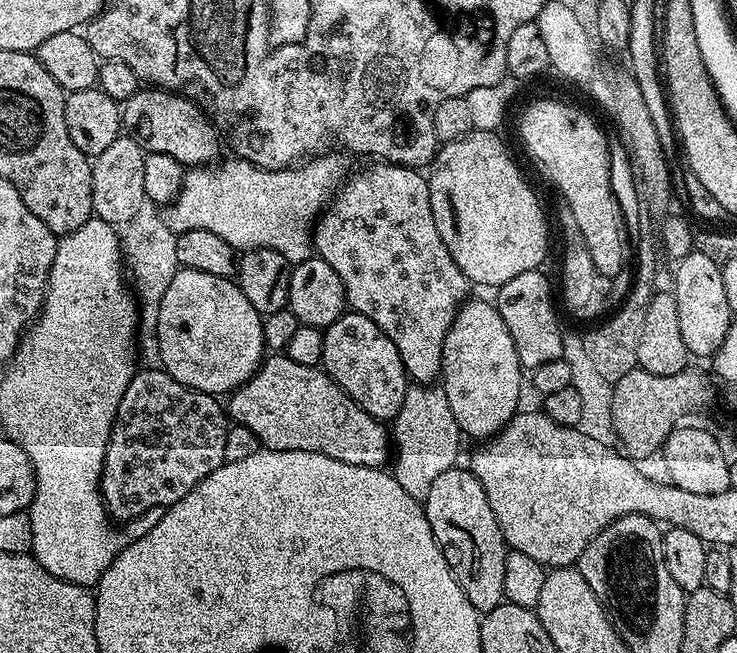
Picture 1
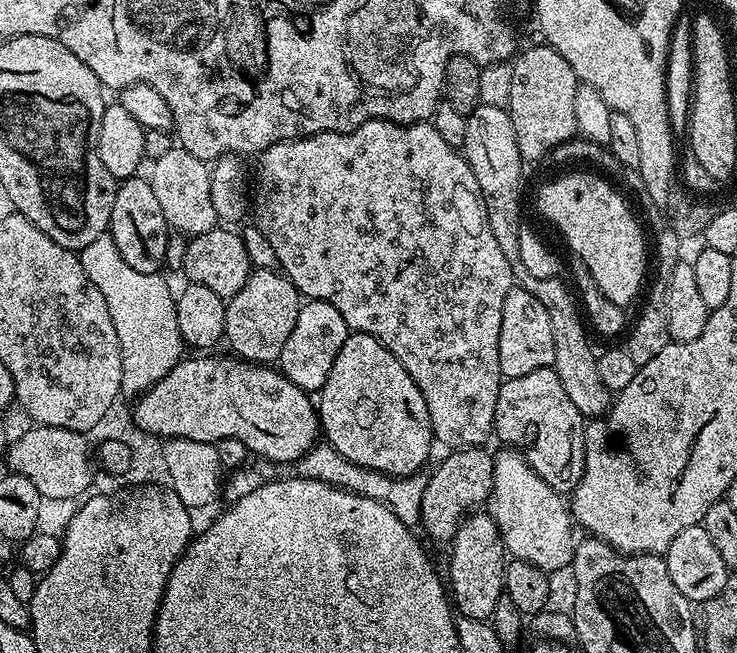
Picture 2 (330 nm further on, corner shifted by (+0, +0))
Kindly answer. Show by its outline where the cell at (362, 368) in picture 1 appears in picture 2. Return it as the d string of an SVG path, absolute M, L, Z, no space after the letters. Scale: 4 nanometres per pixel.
M349 331L346 342L342 342L342 350L338 350L338 358L334 358L330 375L318 393L318 415L323 439L334 446L342 458L350 458L350 462L358 466L378 470L387 476L417 475L434 449L430 410L426 410L422 390L414 386L414 378L406 374L402 362L398 362L378 338L365 332Z

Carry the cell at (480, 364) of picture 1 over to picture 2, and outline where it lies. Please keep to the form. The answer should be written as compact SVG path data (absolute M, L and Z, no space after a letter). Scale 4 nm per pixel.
M507 446L499 450L492 457L494 486L490 515L500 531L505 553L513 560L530 562L530 566L538 566L547 573L571 565L574 521L565 497L538 478L522 453Z

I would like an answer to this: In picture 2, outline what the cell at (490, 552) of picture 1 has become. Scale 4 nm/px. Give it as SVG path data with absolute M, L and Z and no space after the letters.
M477 510L465 516L450 542L450 548L452 557L448 560L446 580L450 585L450 600L455 611L466 618L491 621L494 606L498 606L498 602L505 595L506 567L504 543L494 518L484 510Z

